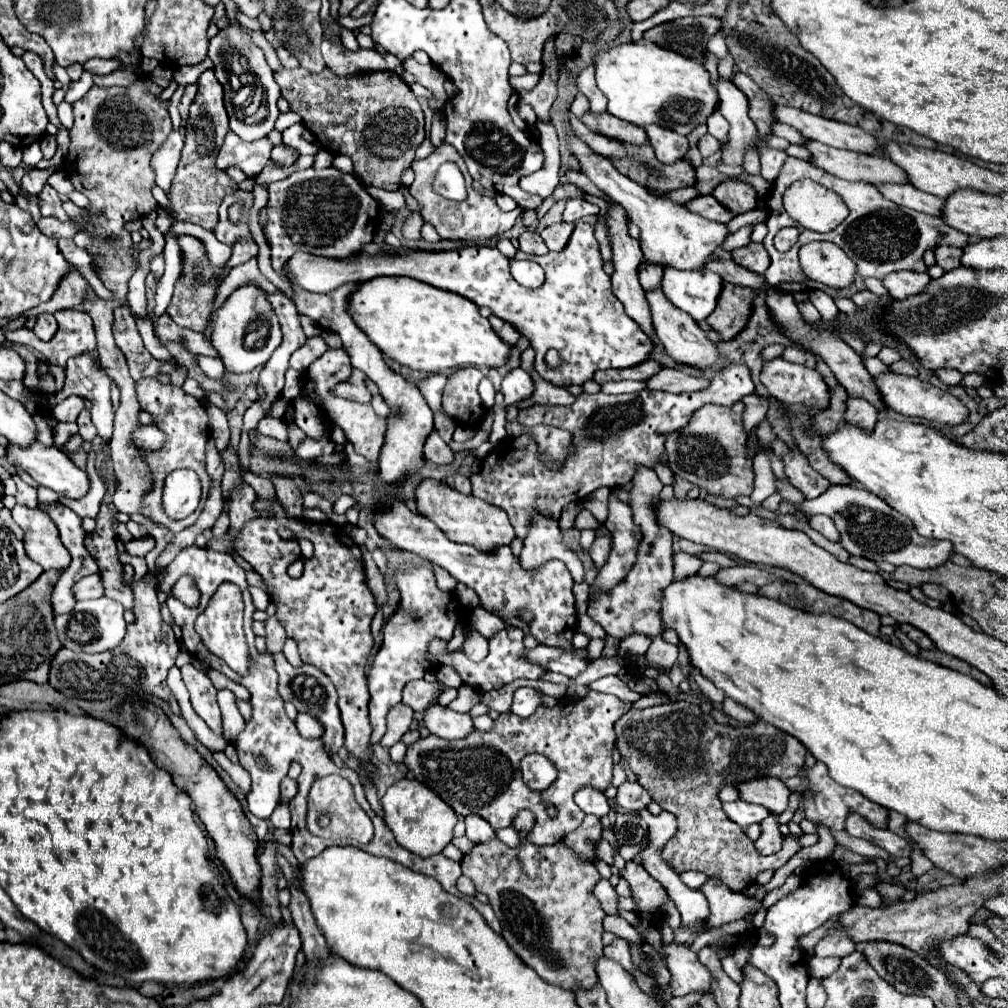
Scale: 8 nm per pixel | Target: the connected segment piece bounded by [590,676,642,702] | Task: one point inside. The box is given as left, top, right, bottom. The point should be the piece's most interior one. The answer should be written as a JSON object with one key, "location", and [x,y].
{"location":[609,684]}

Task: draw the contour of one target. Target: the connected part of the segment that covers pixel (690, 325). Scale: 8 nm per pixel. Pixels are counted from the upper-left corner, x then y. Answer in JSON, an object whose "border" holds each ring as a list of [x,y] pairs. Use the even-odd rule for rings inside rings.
{"border":[[[660,288],[646,292],[646,300],[650,304],[650,312],[652,312],[652,322],[656,328],[656,336],[658,340],[664,344],[666,354],[678,362],[678,364],[686,364],[686,366],[694,366],[702,372],[706,372],[710,366],[716,366],[718,358],[720,358],[720,350],[716,348],[716,344],[706,336],[706,332],[682,310],[674,308],[662,294]]]}

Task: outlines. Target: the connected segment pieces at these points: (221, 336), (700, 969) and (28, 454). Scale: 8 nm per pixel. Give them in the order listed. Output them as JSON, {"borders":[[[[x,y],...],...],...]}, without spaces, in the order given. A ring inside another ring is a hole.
{"borders":[[[[244,284],[240,288],[236,288],[214,316],[212,346],[216,348],[216,352],[222,358],[228,372],[244,374],[244,372],[252,372],[254,368],[266,364],[268,358],[272,356],[272,352],[280,346],[280,342],[282,342],[282,332],[280,332],[276,314],[272,312],[270,304],[266,302],[266,294],[260,288],[256,288],[254,284]],[[248,326],[258,326],[258,330],[250,330]],[[250,332],[258,332],[258,340],[248,348],[244,338]]],[[[674,942],[670,946],[662,944],[662,950],[668,958],[668,970],[672,974],[670,988],[674,996],[686,996],[690,992],[710,992],[714,976],[698,962],[696,954],[688,946]]],[[[34,440],[30,446],[6,446],[6,460],[24,472],[28,472],[40,486],[48,486],[56,490],[60,496],[66,498],[82,498],[88,492],[88,476],[66,456],[62,454],[56,446],[44,446],[40,440]]]]}

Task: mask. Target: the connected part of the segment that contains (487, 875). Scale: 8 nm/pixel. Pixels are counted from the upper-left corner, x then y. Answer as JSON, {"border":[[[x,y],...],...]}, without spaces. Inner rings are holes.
{"border":[[[528,810],[518,812],[518,834],[520,834],[520,848],[512,850],[500,840],[492,840],[488,844],[476,844],[470,854],[464,856],[462,874],[472,878],[476,890],[490,898],[490,906],[496,912],[502,924],[502,936],[510,944],[510,948],[528,964],[532,966],[546,982],[562,986],[566,990],[576,988],[590,988],[598,976],[594,972],[594,962],[602,956],[602,920],[606,912],[602,910],[600,902],[594,898],[592,888],[598,882],[600,874],[592,862],[582,860],[576,852],[570,850],[564,842],[550,846],[534,846],[526,842],[526,834],[534,824],[534,814]]]}

